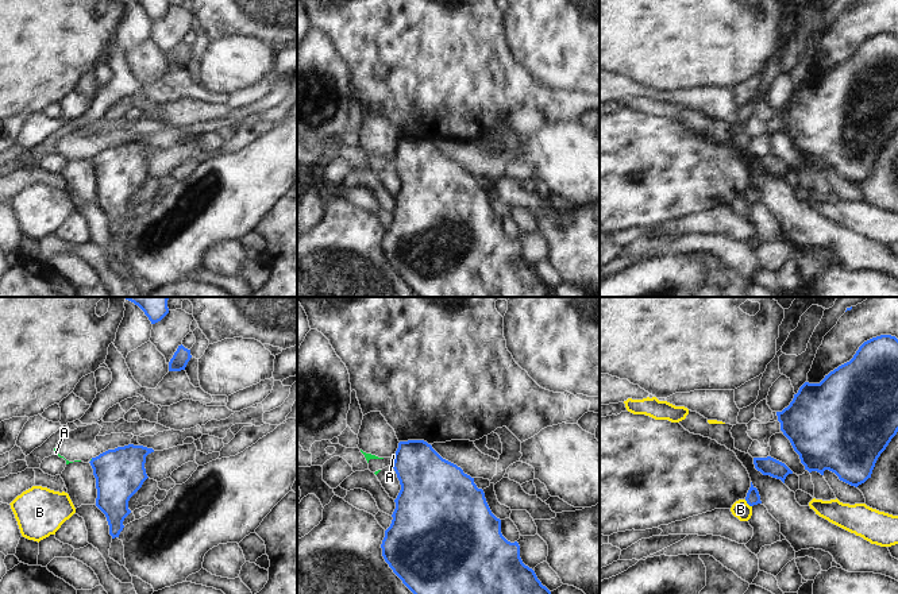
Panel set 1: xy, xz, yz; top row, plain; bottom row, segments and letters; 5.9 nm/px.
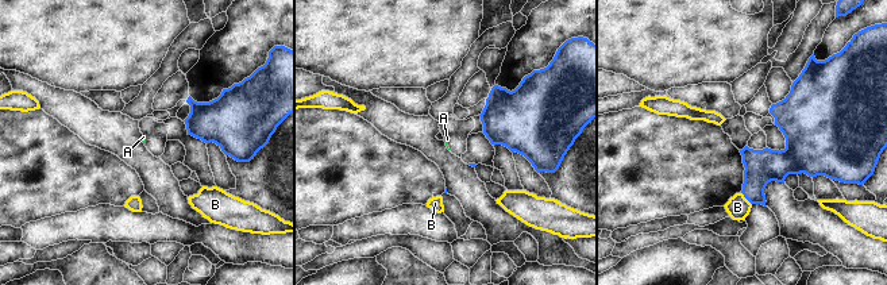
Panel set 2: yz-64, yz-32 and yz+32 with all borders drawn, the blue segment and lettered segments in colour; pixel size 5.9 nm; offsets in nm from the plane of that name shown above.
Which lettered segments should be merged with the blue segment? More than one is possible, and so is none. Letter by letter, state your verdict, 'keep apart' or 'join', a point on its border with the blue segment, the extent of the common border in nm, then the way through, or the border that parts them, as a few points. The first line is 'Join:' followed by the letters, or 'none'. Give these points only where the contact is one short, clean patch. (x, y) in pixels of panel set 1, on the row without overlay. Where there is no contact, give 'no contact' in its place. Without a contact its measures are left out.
Join: none
A: keep apart; meets blue in xz at (394, 157); contact 50 nm long; border along xz (394, 153), (393, 159)
B: keep apart; meets blue in yz at (748, 201); contact 60 nm long

